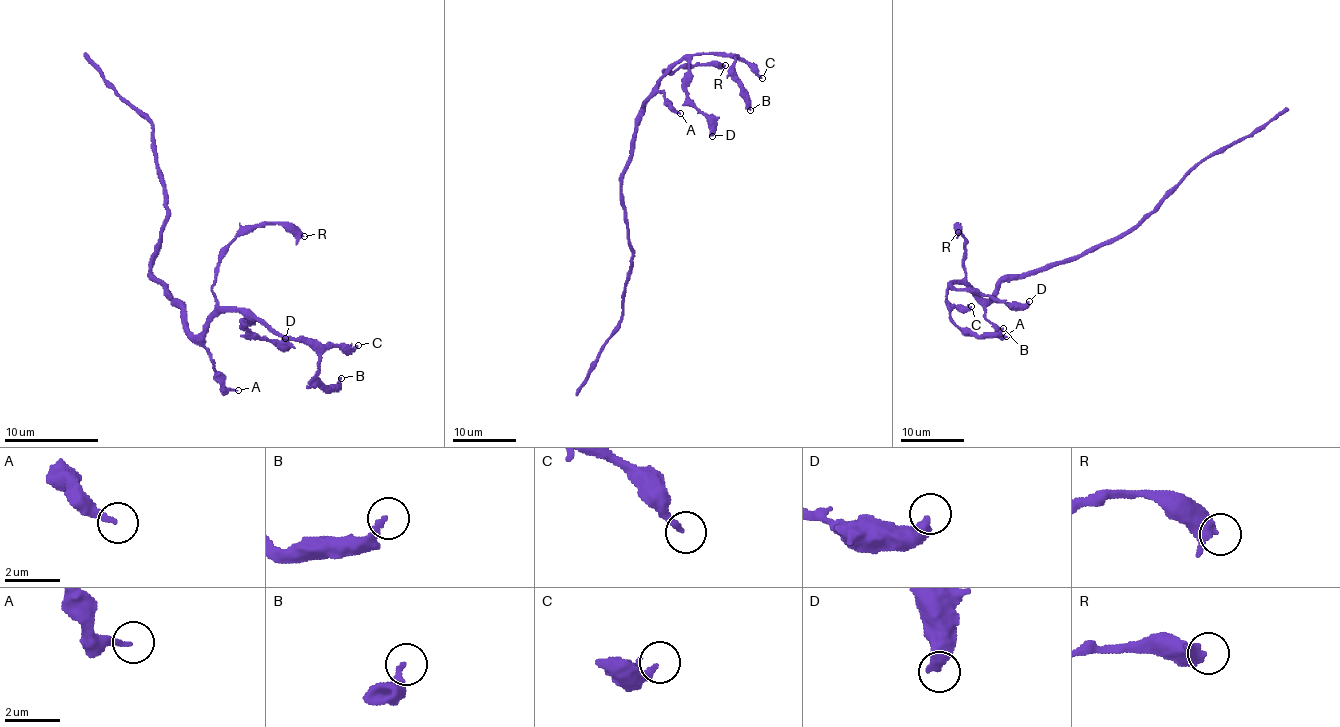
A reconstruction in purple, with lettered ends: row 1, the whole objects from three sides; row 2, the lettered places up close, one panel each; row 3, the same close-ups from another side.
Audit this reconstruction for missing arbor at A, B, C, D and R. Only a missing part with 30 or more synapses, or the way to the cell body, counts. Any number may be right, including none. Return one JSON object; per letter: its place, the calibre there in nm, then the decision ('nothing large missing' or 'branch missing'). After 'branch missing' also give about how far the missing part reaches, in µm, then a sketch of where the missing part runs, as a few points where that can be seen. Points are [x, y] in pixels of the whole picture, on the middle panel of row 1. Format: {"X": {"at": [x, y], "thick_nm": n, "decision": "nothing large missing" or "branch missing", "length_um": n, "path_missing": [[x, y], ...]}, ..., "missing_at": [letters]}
{"A": {"at": [680, 113], "thick_nm": 200, "decision": "nothing large missing"}, "B": {"at": [750, 110], "thick_nm": 240, "decision": "nothing large missing"}, "C": {"at": [762, 78], "thick_nm": 220, "decision": "nothing large missing"}, "D": {"at": [712, 136], "thick_nm": 440, "decision": "nothing large missing"}, "R": {"at": [725, 65], "thick_nm": 550, "decision": "nothing large missing"}, "missing_at": []}

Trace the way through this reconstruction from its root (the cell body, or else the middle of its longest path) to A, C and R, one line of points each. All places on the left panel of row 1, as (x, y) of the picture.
A: (153, 274), (183, 309), (183, 326), (205, 347), (219, 380), (226, 387), (238, 390)
C: (153, 274), (183, 309), (183, 326), (193, 335), (221, 312), (240, 312), (282, 335), (358, 345)
R: (153, 274), (198, 335), (216, 307), (219, 255), (238, 236), (266, 225), (292, 225), (304, 236)

